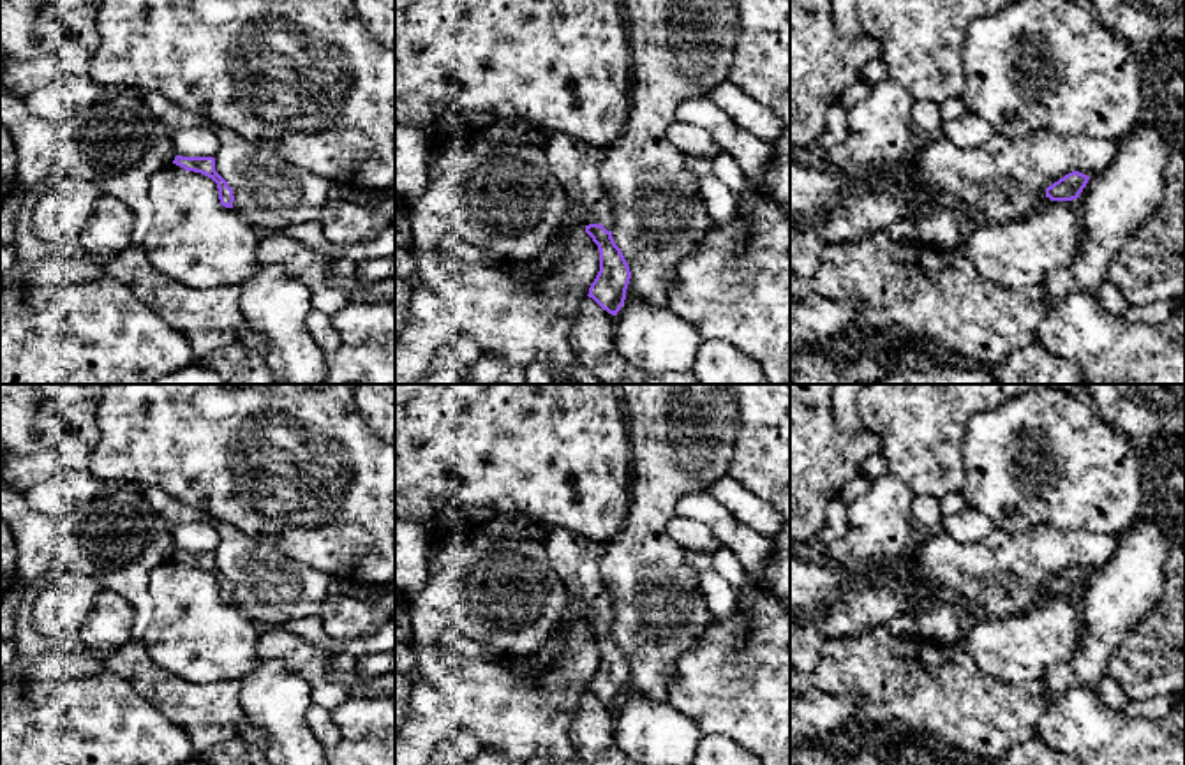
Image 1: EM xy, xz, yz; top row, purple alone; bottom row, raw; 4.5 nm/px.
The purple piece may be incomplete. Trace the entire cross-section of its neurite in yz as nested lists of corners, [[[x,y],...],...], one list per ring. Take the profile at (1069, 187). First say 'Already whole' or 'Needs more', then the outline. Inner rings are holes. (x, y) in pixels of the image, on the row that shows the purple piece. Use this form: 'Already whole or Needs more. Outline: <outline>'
Already whole. Outline: [[[1072,171],[1046,189],[1046,197],[1051,201],[1072,201],[1077,199],[1086,187],[1090,176]]]

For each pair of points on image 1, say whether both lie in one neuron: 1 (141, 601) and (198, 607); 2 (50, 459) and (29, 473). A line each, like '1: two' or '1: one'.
1: two
2: one

